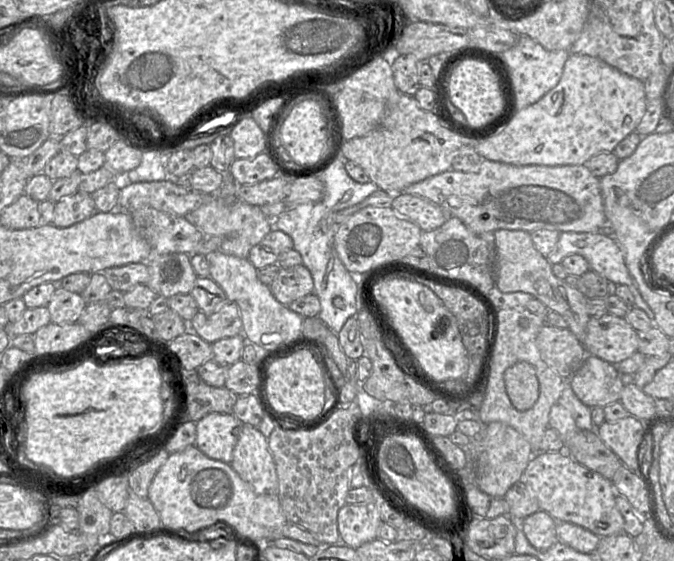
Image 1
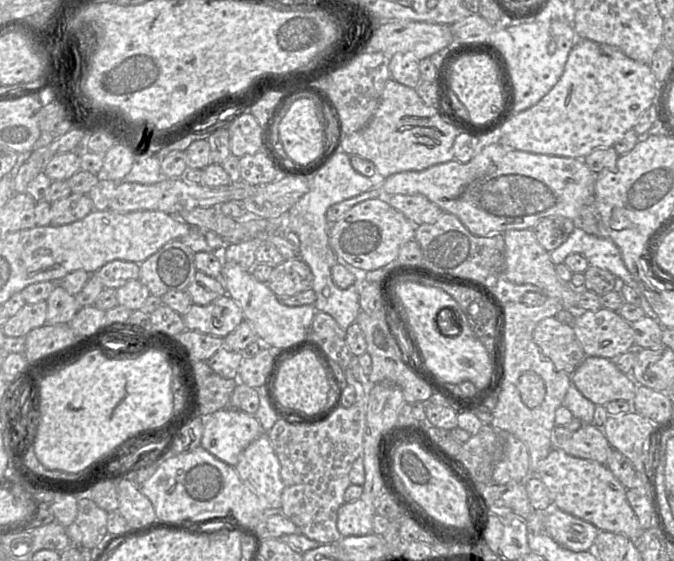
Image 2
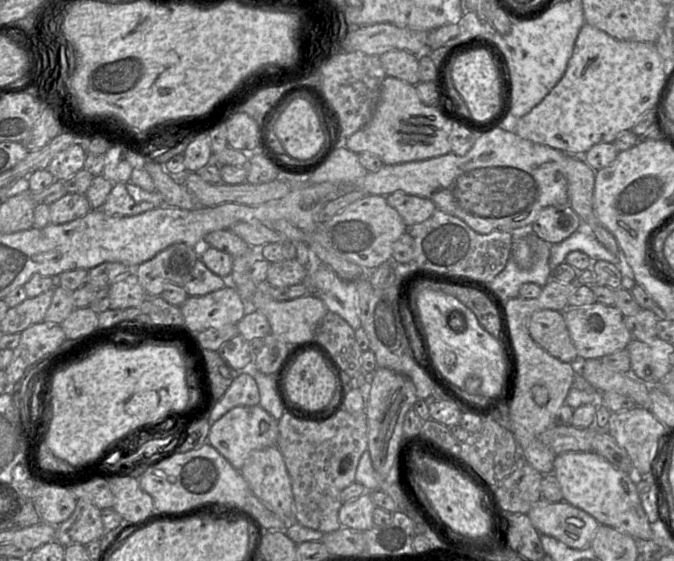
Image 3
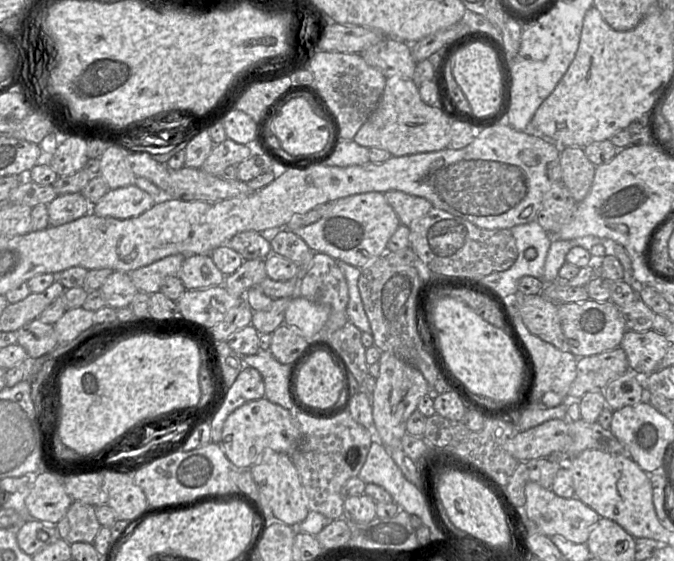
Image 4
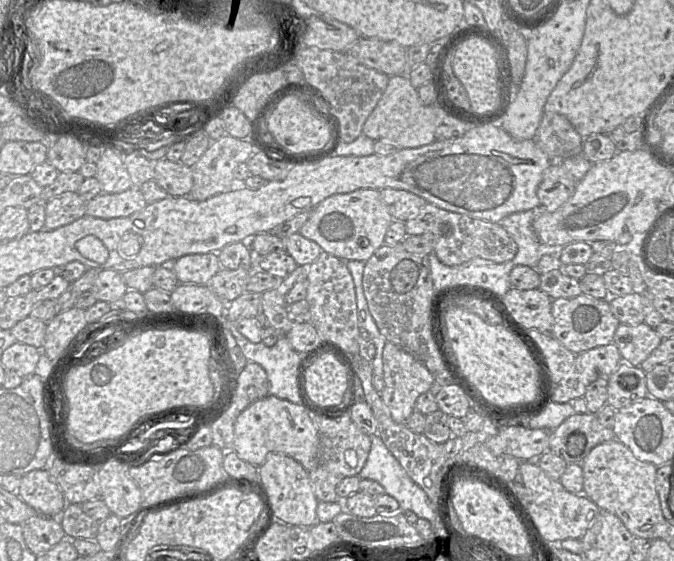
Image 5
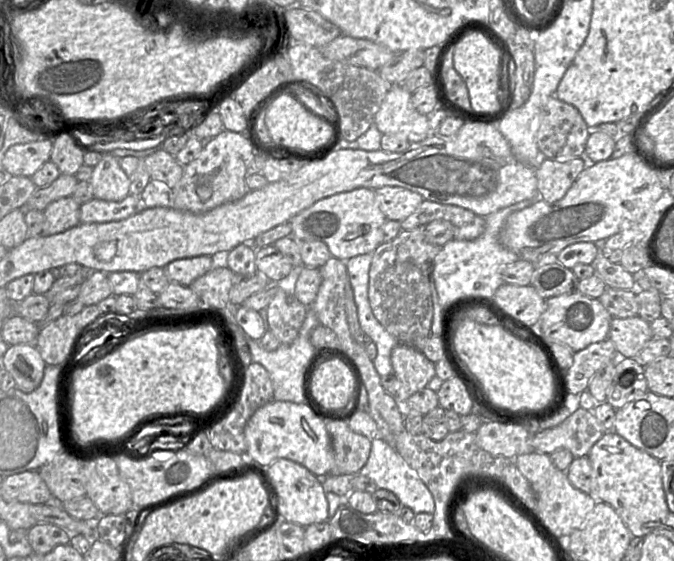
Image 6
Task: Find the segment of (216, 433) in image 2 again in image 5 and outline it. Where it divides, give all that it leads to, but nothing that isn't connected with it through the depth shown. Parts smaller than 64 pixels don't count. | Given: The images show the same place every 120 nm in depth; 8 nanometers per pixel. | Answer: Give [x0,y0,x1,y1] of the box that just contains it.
[232,395,320,470]

